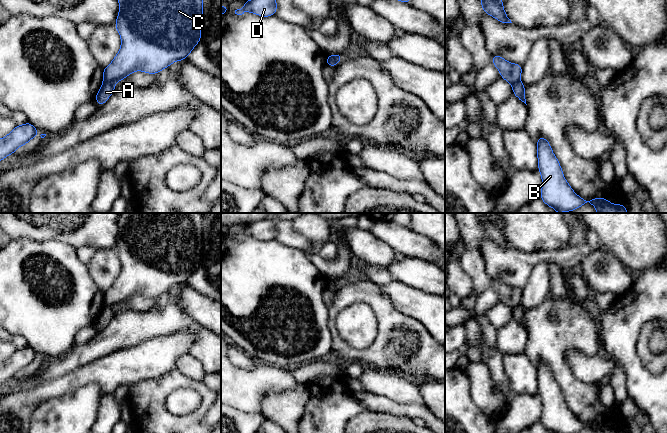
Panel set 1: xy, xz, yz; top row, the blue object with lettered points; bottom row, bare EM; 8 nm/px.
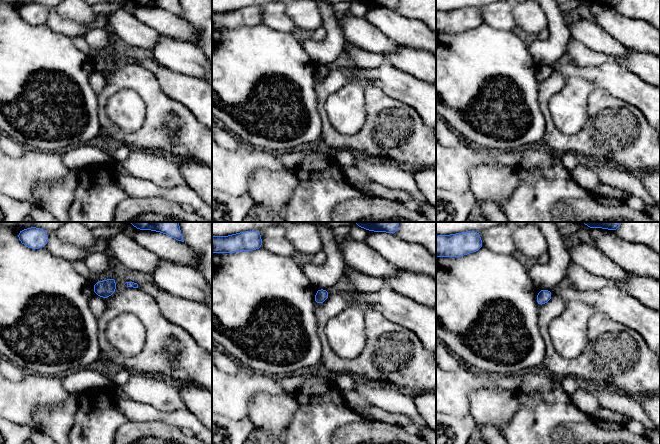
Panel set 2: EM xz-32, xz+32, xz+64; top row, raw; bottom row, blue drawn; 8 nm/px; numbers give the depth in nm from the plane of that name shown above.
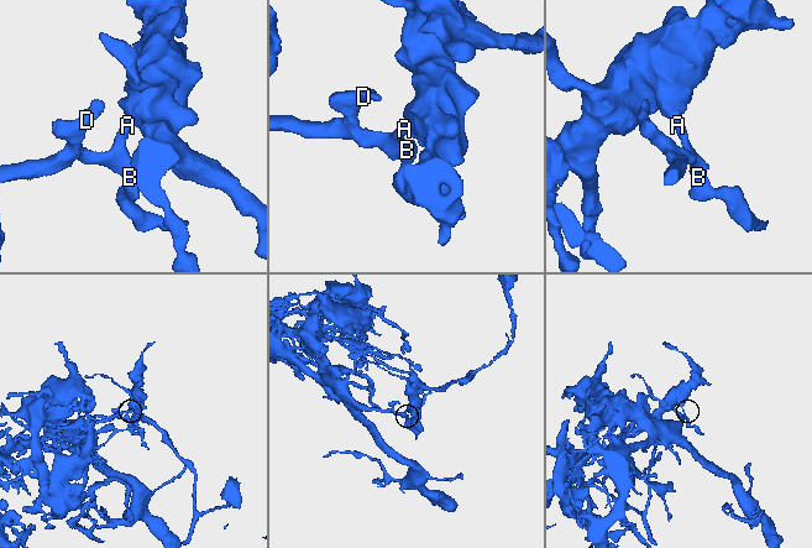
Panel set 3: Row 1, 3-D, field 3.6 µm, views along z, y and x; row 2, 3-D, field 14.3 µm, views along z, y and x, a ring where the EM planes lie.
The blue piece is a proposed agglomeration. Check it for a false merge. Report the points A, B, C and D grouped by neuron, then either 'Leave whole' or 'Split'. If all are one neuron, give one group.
Groups: A B D / C. Split

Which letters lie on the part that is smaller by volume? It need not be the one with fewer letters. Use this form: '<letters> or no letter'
C

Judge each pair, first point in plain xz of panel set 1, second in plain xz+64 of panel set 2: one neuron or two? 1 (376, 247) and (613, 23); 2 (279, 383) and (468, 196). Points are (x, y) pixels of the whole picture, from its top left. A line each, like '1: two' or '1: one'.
1: two
2: two

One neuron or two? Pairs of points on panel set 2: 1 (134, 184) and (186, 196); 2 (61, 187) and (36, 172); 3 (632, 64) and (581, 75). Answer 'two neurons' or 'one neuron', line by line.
1: one neuron
2: two neurons
3: two neurons

